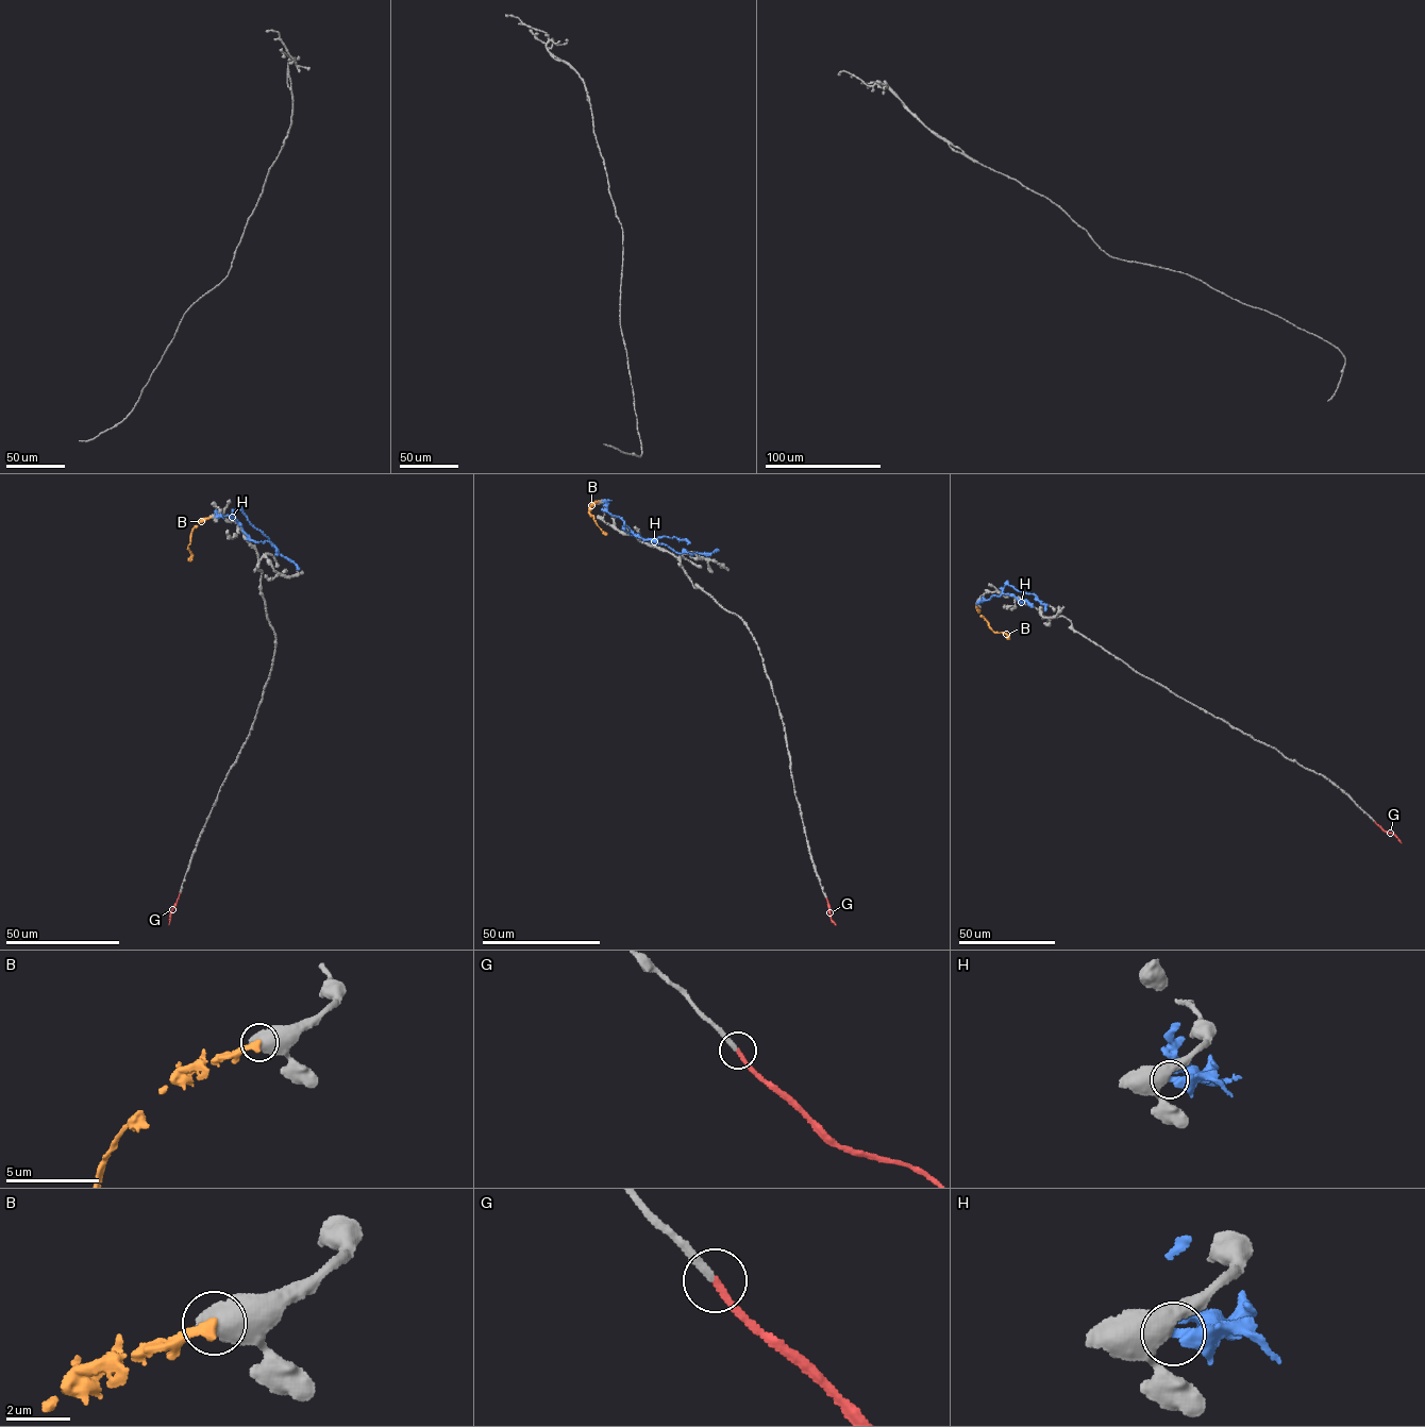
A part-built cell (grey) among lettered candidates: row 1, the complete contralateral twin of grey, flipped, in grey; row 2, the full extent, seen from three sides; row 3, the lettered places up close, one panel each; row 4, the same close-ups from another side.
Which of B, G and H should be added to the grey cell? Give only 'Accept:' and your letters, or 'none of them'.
Accept: G

